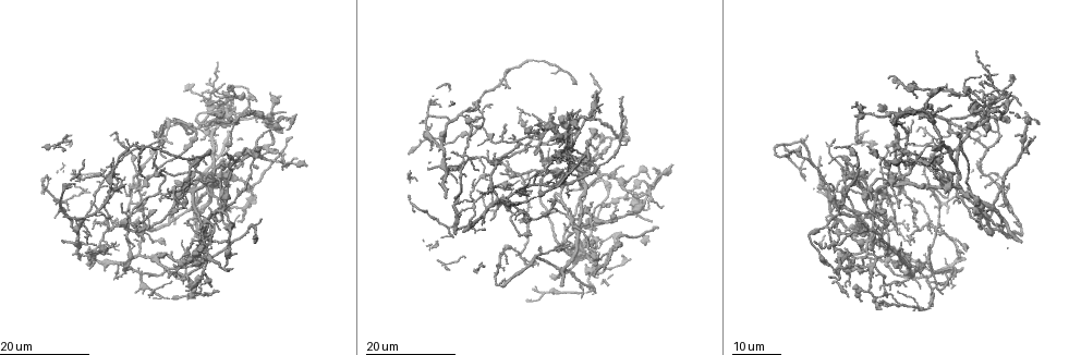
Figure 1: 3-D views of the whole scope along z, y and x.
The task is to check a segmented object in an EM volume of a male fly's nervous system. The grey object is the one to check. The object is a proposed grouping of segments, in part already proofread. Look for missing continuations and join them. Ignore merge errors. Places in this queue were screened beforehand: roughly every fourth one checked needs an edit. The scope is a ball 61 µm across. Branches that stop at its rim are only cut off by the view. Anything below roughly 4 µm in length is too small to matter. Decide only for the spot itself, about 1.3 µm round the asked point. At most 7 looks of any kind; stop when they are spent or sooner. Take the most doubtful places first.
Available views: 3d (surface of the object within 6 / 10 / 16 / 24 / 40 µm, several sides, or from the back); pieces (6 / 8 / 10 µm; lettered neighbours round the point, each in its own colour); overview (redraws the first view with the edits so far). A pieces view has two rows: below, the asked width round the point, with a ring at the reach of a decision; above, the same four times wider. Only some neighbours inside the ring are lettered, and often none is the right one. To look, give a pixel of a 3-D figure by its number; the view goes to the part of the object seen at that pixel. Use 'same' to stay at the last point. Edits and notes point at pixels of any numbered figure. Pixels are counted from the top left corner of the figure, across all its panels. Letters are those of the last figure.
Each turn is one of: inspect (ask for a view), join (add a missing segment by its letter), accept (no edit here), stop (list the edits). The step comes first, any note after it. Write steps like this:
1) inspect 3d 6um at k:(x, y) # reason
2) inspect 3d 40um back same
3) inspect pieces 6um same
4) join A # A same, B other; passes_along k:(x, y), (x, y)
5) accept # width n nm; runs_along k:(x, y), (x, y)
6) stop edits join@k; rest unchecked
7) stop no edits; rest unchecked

inspect 3d 16um at 1:(537, 154) # branch stops here

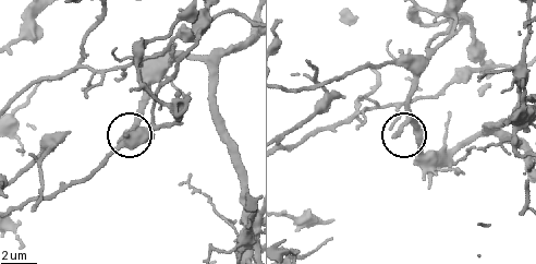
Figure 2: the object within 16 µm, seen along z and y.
inspect pieces 8um at 2:(392, 134)

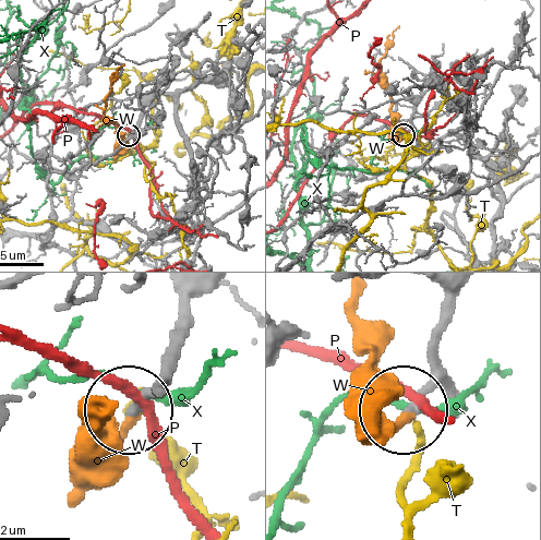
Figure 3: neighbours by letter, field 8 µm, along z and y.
join W # P other, T other, W same, X other; the neuron continues

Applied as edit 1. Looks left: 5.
inspect overview

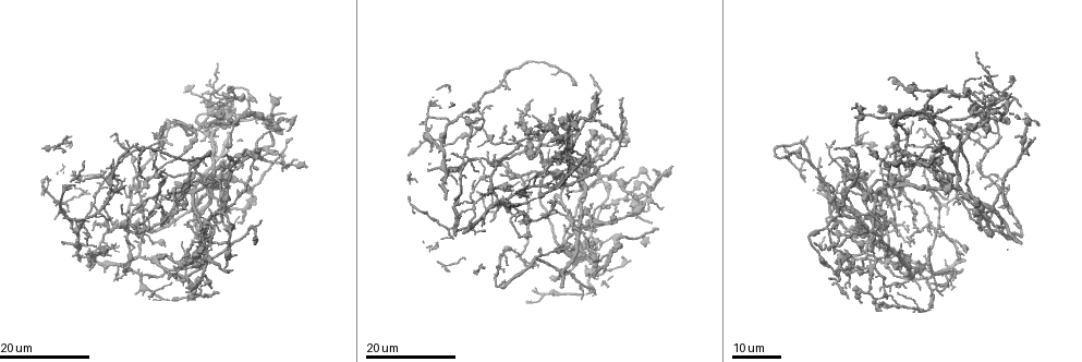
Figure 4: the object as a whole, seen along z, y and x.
inspect 3d 24um at 4:(168, 121) # free end

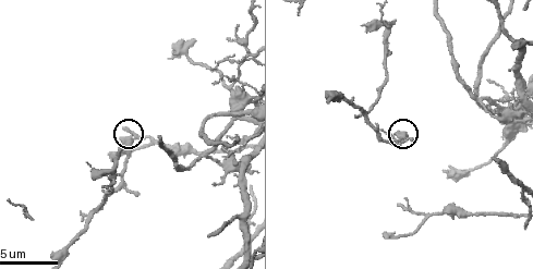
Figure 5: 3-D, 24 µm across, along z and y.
inspect pieces 8um at 5:(130, 138) # what lies round it

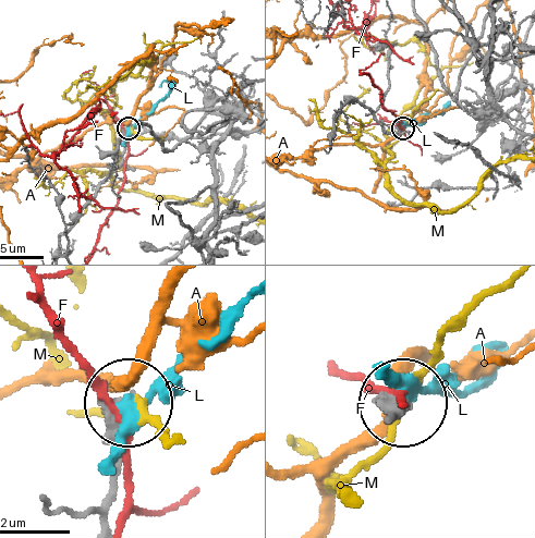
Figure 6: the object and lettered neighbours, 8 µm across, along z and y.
accept # A other, F other, L other, M other; no lettered segment goes on from it

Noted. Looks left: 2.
inspect 3d 16um at 4:(862, 114) # long arm stops here

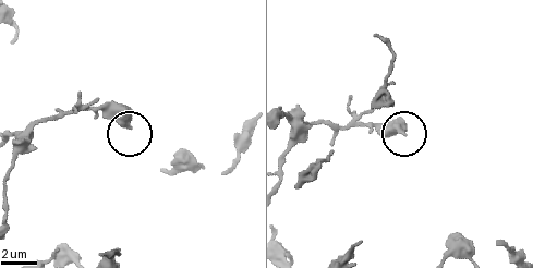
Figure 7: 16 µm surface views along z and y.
inspect pieces 6um at 7:(405, 133)

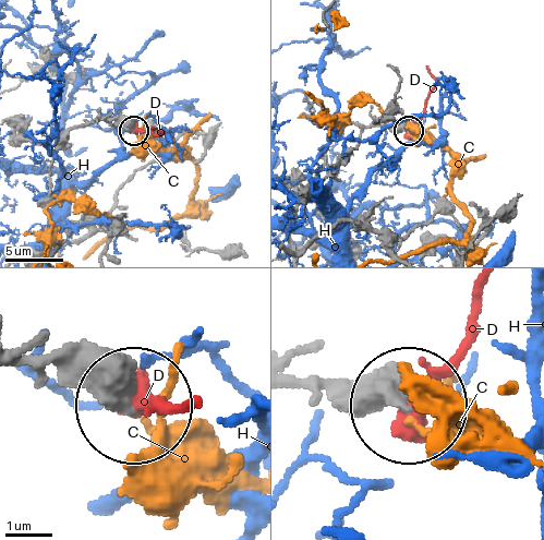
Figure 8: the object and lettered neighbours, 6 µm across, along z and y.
accept # C other, D other, H other; no lettered segment goes on from it

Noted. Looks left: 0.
stop edits join@3; rest unchecked

